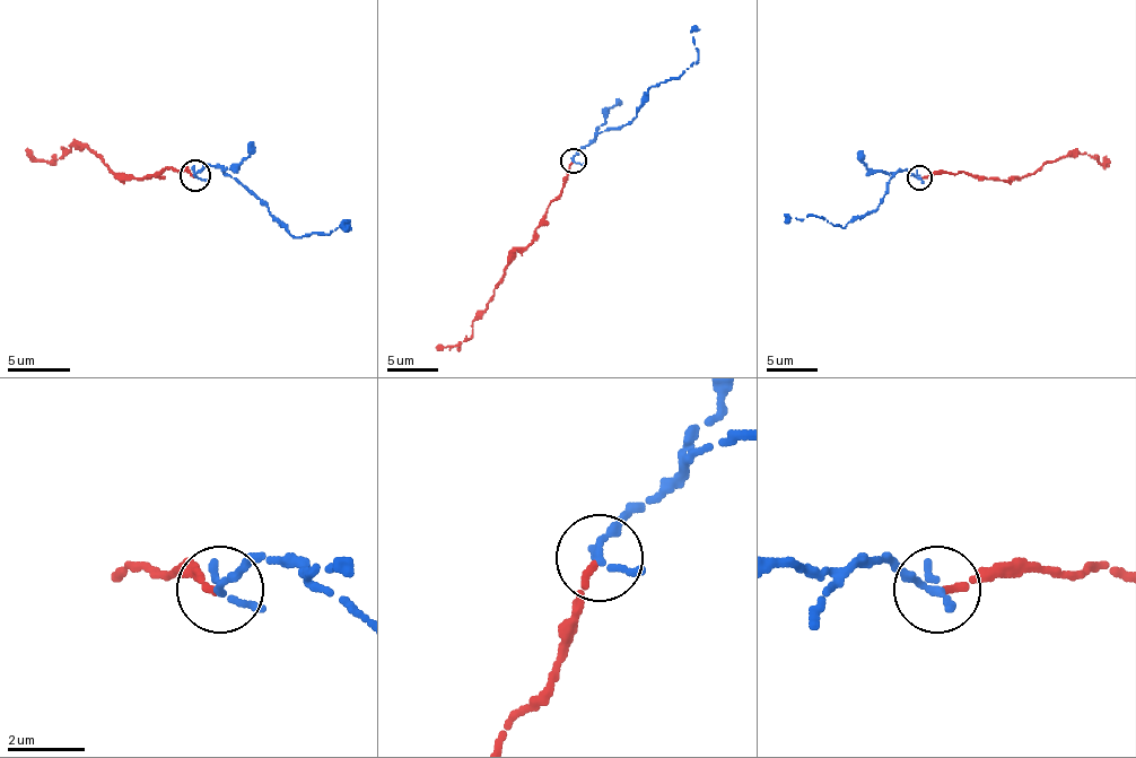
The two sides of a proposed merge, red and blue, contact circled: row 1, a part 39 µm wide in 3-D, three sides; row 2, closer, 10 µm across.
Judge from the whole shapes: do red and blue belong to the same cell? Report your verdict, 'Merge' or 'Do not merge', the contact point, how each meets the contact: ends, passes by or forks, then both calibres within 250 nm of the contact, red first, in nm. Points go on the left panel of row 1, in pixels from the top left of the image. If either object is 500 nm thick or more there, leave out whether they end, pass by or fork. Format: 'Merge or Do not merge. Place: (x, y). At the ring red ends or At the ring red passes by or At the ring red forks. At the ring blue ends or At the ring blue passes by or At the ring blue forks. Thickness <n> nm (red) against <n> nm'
Merge. Place: (195, 175). At the ring red ends. At the ring blue passes by. Thickness 180 nm (red) against 200 nm

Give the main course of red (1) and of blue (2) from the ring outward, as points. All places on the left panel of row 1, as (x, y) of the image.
1: (193, 175), (165, 166), (149, 175), (115, 175), (87, 148), (71, 145), (50, 160), (37, 160), (28, 148)
2: (195, 175), (206, 166), (220, 166), (302, 238), (311, 232), (326, 235), (346, 219)

